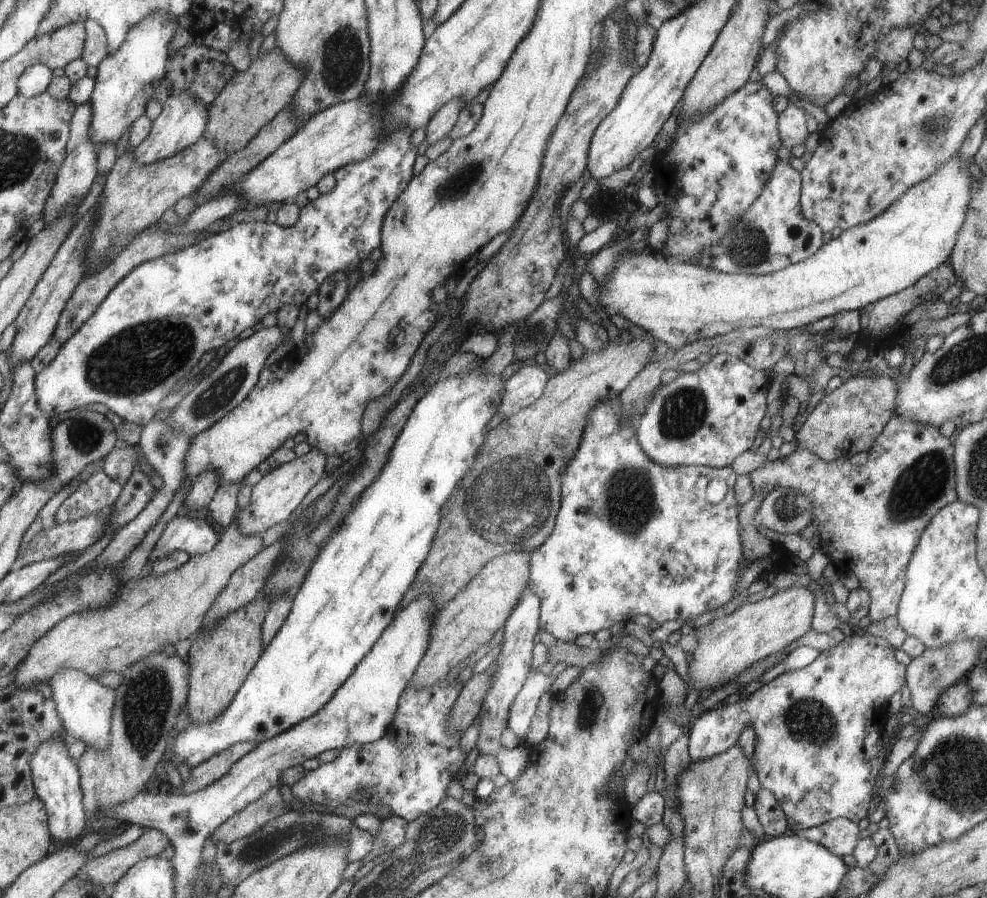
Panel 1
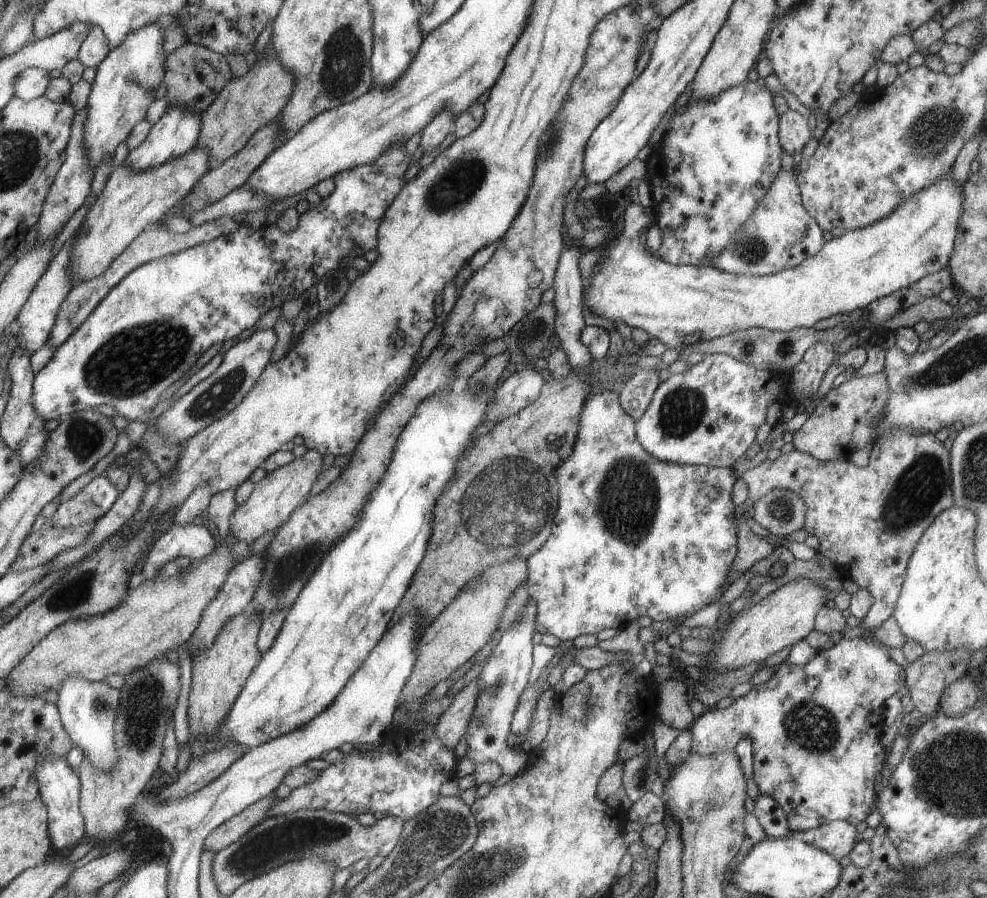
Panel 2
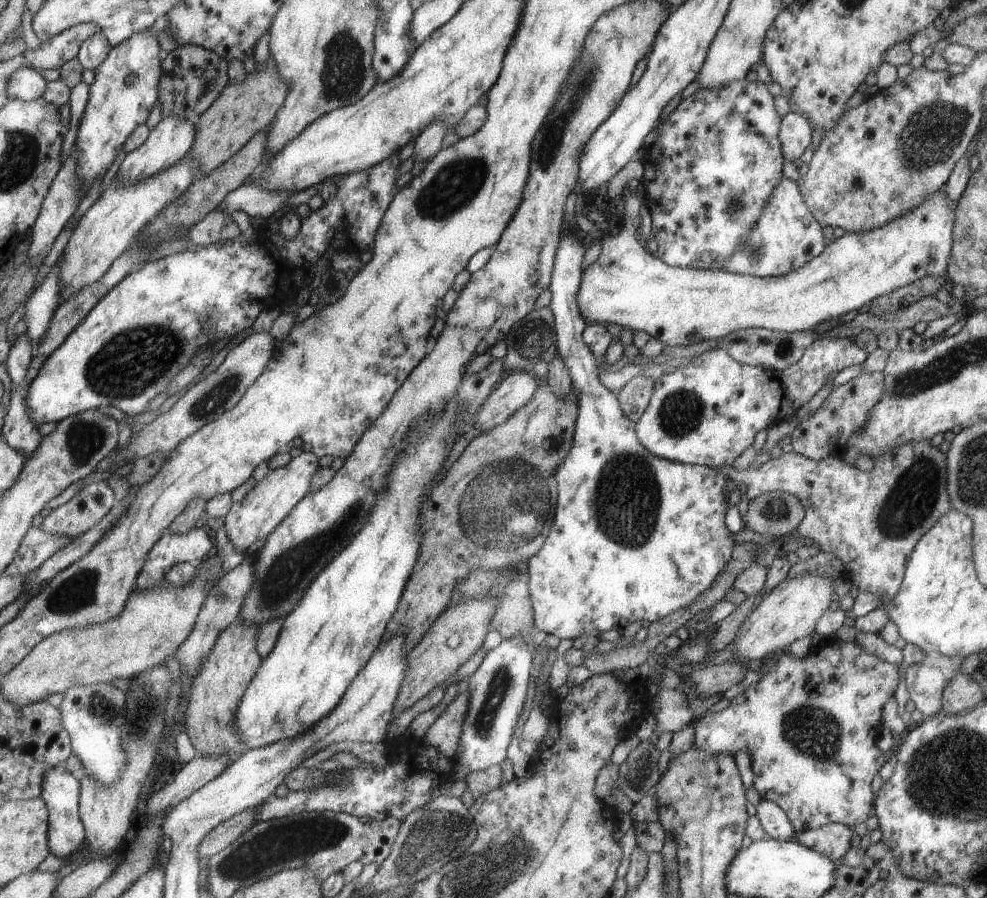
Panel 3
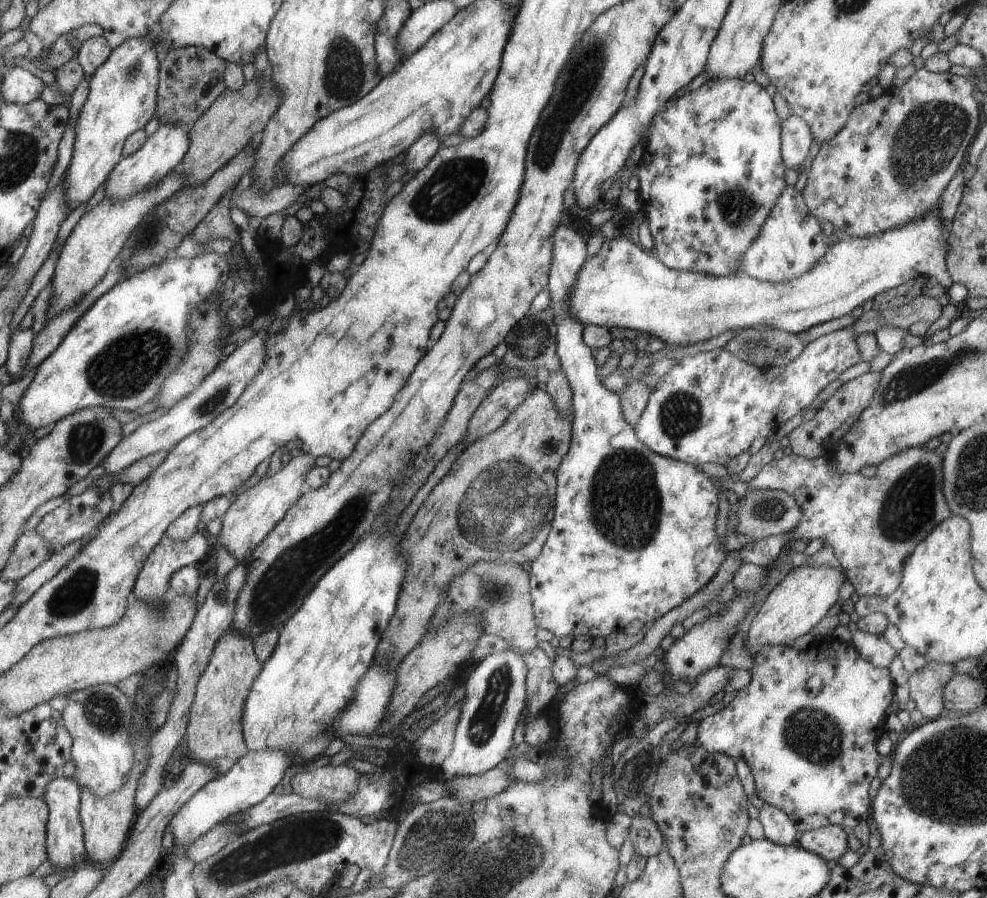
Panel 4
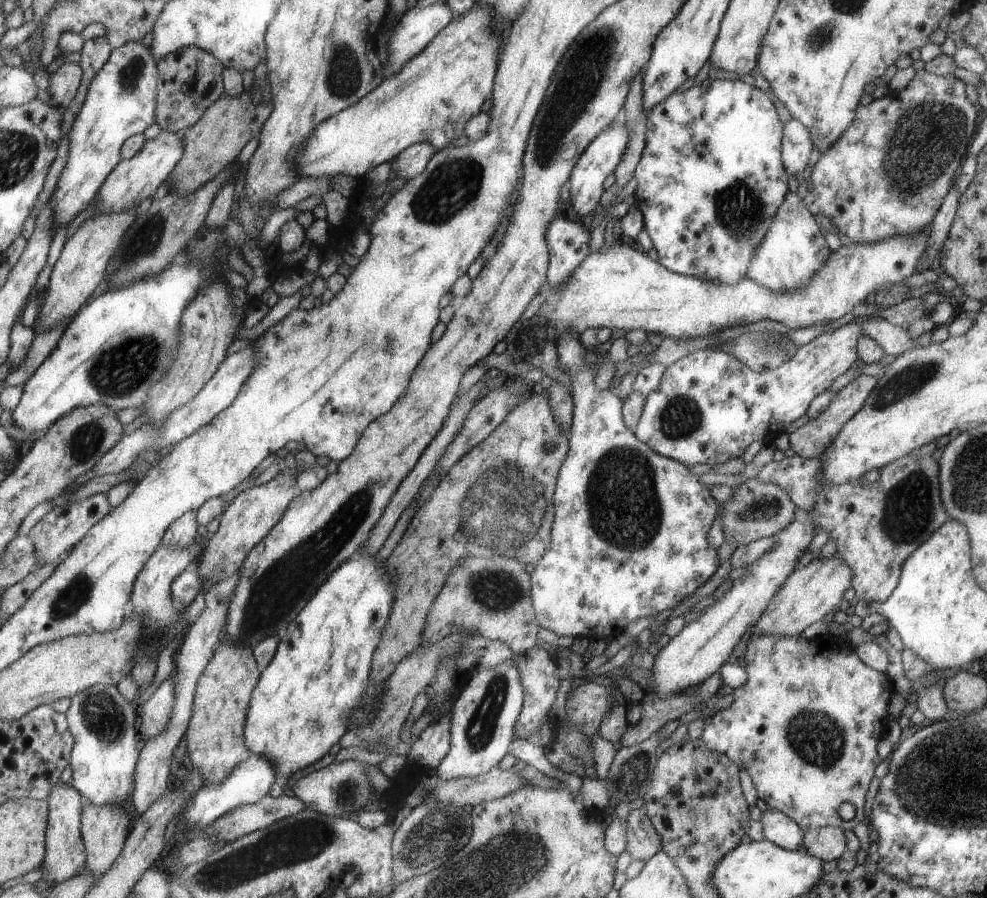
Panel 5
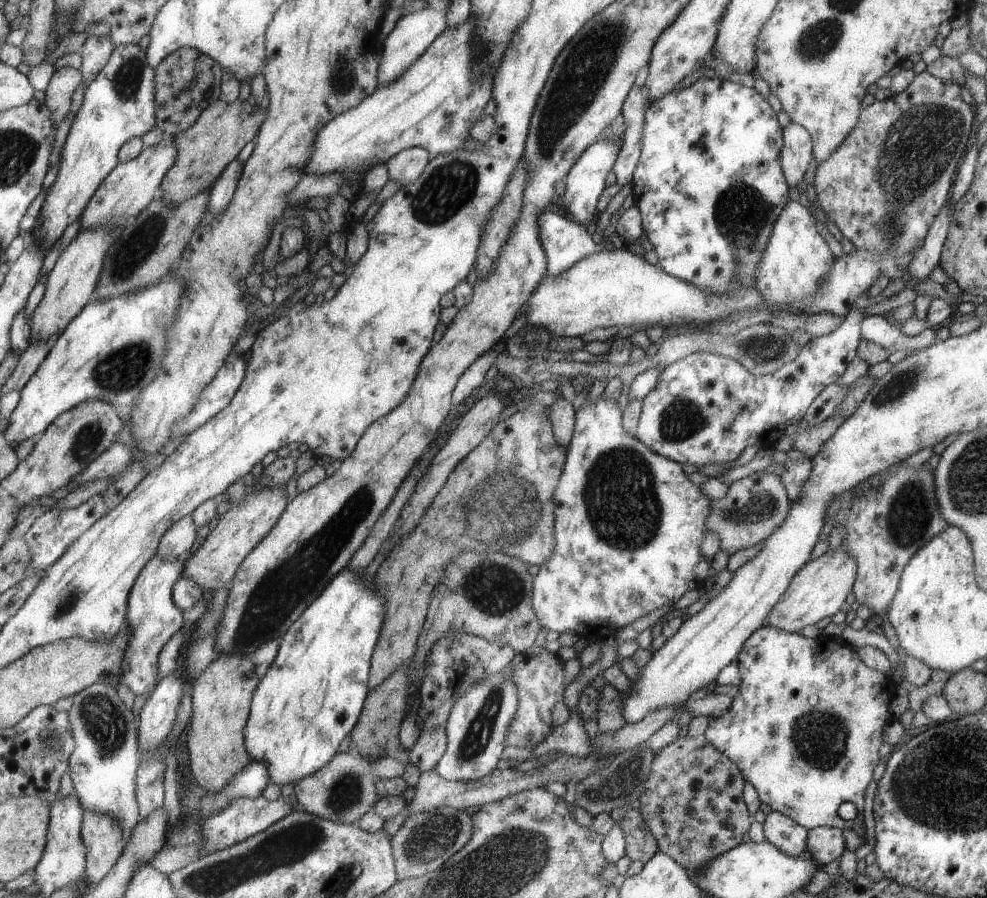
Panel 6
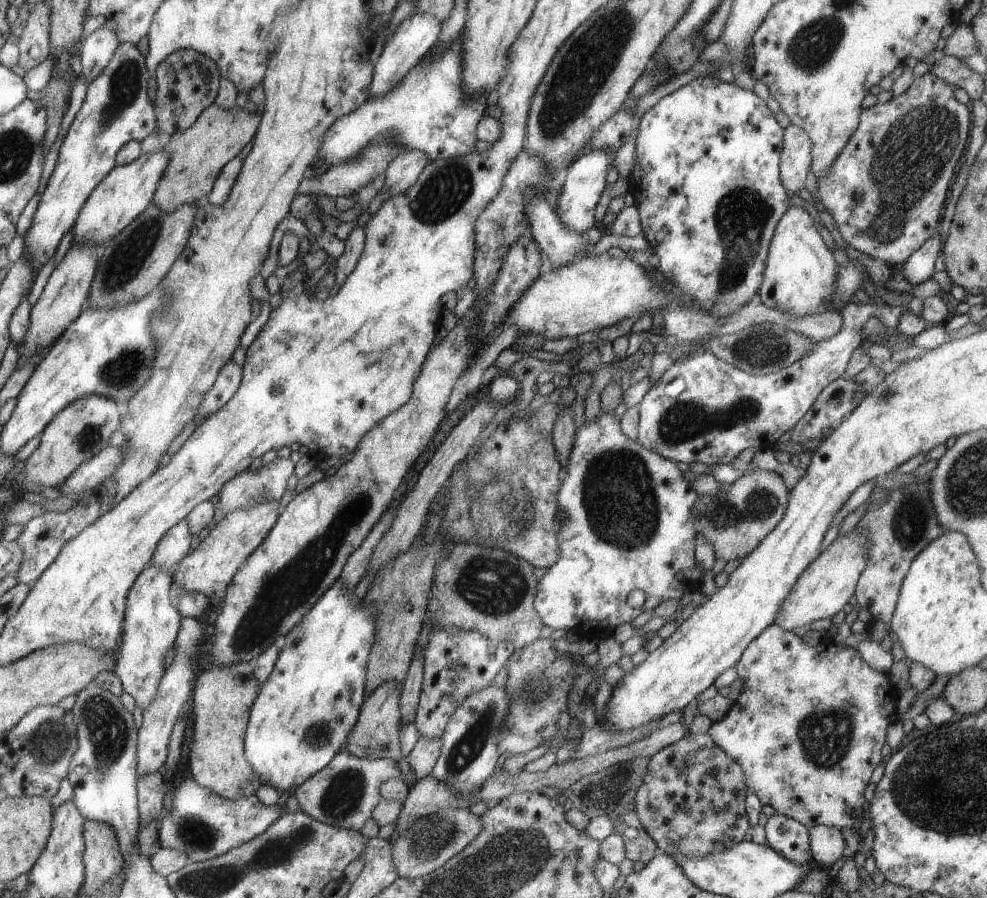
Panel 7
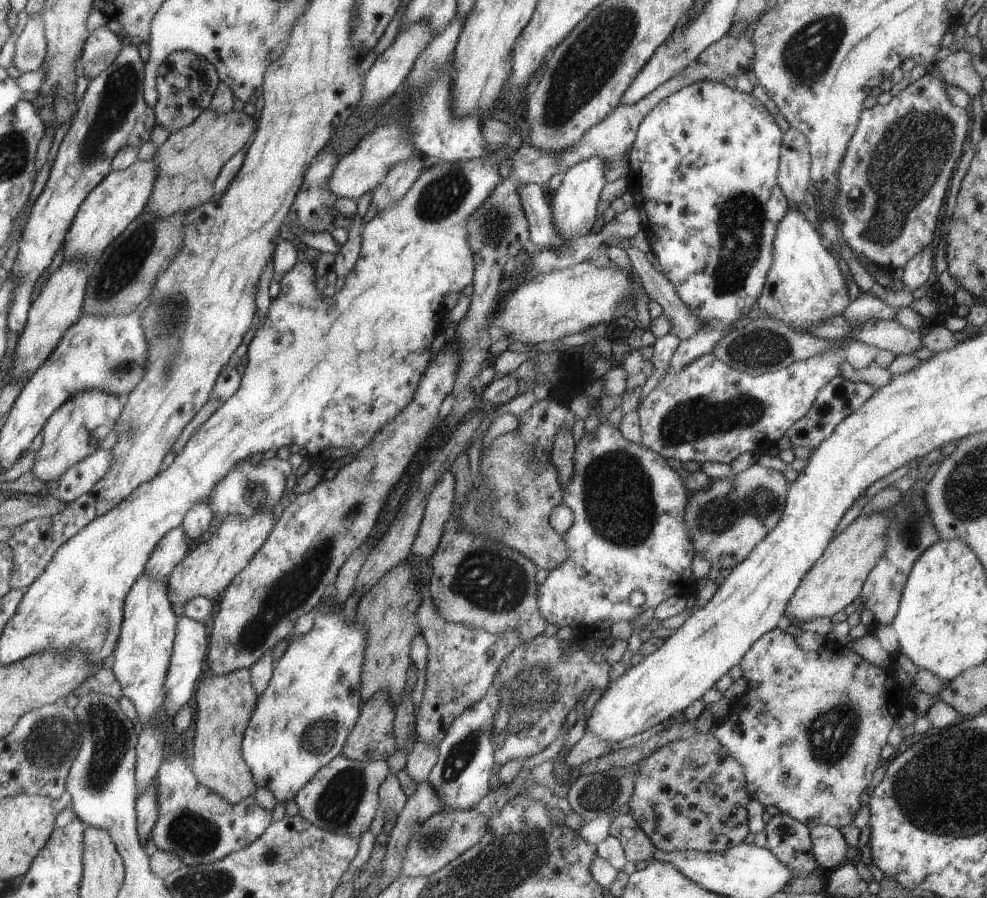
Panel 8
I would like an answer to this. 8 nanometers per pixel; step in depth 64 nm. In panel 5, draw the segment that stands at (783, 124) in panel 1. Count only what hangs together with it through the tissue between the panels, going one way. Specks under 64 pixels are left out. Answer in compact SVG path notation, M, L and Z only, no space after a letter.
M791 118L784 124L784 148L782 158L786 158L786 170L790 176L803 178L806 166L814 150L813 140L808 129L798 120Z

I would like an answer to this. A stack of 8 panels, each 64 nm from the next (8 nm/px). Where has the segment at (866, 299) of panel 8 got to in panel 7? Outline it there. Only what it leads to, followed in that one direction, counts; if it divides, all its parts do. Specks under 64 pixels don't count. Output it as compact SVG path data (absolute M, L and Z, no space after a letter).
M884 301L877 303L846 303L841 310L843 325L840 332L825 341L815 342L810 354L789 364L775 373L762 376L746 374L743 370L720 360L715 354L700 350L694 352L682 362L676 361L651 387L638 408L637 441L643 447L657 452L672 462L704 462L704 464L730 465L732 460L746 448L755 451L775 449L780 436L788 432L812 408L822 390L833 380L839 379L846 370L846 364L852 356L852 351L862 344L862 332L866 322L877 318L885 327L896 329L899 316L905 305L887 305Z

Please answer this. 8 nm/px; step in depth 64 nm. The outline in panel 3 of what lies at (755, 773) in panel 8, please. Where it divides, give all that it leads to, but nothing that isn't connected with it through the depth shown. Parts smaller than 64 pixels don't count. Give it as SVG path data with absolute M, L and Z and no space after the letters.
M832 638L816 646L814 650L802 658L794 656L790 653L790 650L770 653L769 656L766 656L765 662L763 662L758 672L761 674L760 680L753 682L746 690L732 698L728 708L721 712L707 713L704 718L697 719L692 723L695 730L693 747L698 750L702 749L710 754L726 753L736 755L738 751L746 751L751 758L752 769L755 772L753 785L756 788L756 792L762 799L777 804L788 815L795 832L801 833L808 829L820 829L830 823L842 823L849 827L862 824L868 816L872 816L872 812L875 812L875 810L872 810L874 808L872 800L875 800L875 798L874 794L872 794L872 788L870 788L870 782L878 774L882 764L888 760L888 753L882 754L876 748L874 730L876 730L876 738L878 738L882 734L882 709L892 698L892 694L896 690L896 684L898 684L898 668L896 668L896 665L880 660L877 656L860 648L855 642Z

